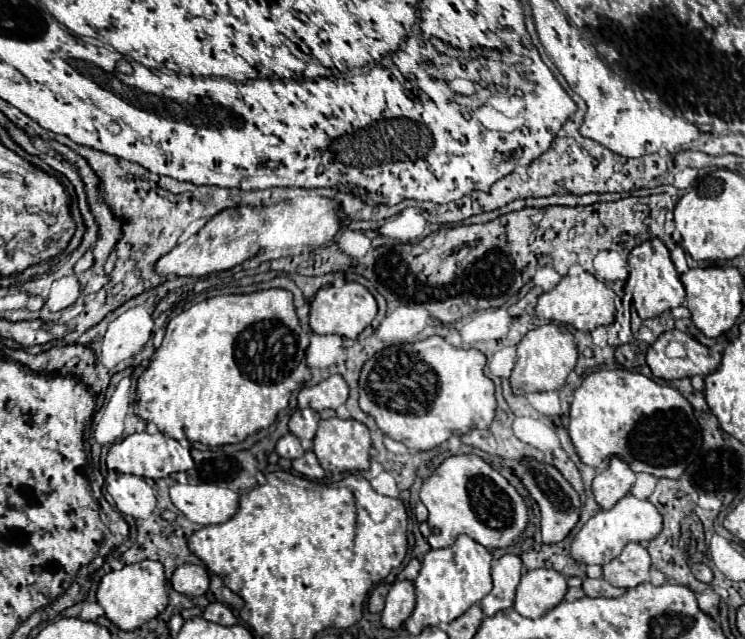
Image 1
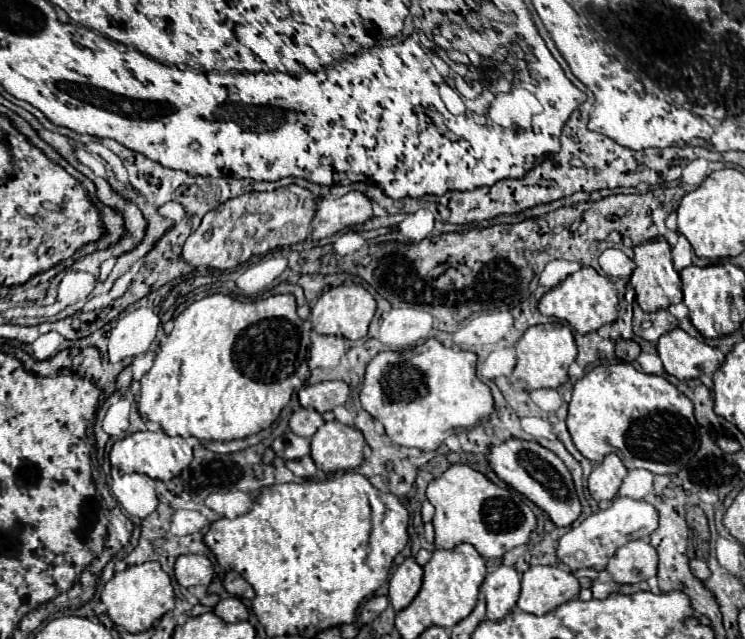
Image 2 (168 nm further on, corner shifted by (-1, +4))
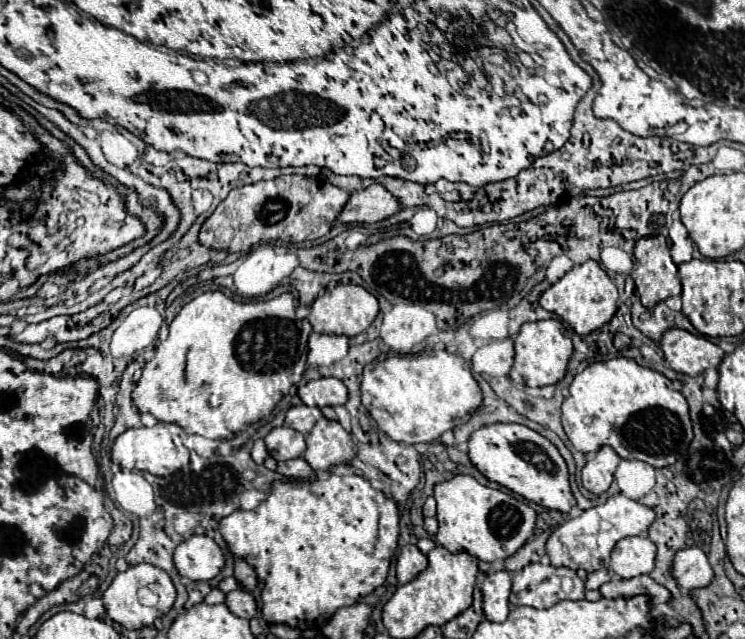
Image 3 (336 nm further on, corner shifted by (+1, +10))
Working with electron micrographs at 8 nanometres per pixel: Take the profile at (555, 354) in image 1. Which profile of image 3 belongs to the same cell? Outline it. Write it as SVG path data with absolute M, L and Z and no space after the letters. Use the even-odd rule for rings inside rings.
M539 320L523 324L521 332L515 338L515 362L511 368L509 378L513 382L525 384L525 386L551 386L557 384L567 370L567 362L573 354L571 338L565 332L563 322L559 320Z

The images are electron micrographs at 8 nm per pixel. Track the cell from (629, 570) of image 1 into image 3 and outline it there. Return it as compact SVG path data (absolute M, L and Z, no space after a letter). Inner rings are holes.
M647 536L623 538L611 552L611 570L619 578L649 574L655 566L655 544Z

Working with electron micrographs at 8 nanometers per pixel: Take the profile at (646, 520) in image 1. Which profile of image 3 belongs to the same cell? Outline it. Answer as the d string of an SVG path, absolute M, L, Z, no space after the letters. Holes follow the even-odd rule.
M623 494L611 496L605 504L595 506L591 510L585 510L577 518L569 518L565 524L557 526L545 548L549 562L559 568L571 568L571 570L587 570L595 572L601 568L609 568L609 554L615 548L615 544L627 536L641 536L647 532L647 528L653 524L655 512L635 500L629 500Z

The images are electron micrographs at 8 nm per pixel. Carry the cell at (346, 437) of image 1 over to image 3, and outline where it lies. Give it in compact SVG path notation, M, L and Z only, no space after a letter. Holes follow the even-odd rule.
M321 418L307 434L307 450L303 454L315 472L329 472L331 466L347 464L355 458L351 434L335 420Z

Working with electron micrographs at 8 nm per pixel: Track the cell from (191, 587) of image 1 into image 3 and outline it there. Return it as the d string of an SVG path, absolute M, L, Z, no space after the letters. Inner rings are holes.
M205 534L183 540L175 548L175 566L181 576L189 580L211 580L225 566L225 558L217 542Z

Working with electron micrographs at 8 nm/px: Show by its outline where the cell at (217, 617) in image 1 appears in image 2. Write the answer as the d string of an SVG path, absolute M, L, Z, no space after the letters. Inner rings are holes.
M233 596L219 600L217 606L213 608L213 612L225 622L239 622L239 620L249 618L249 612L247 612L245 604L239 598L233 598Z

